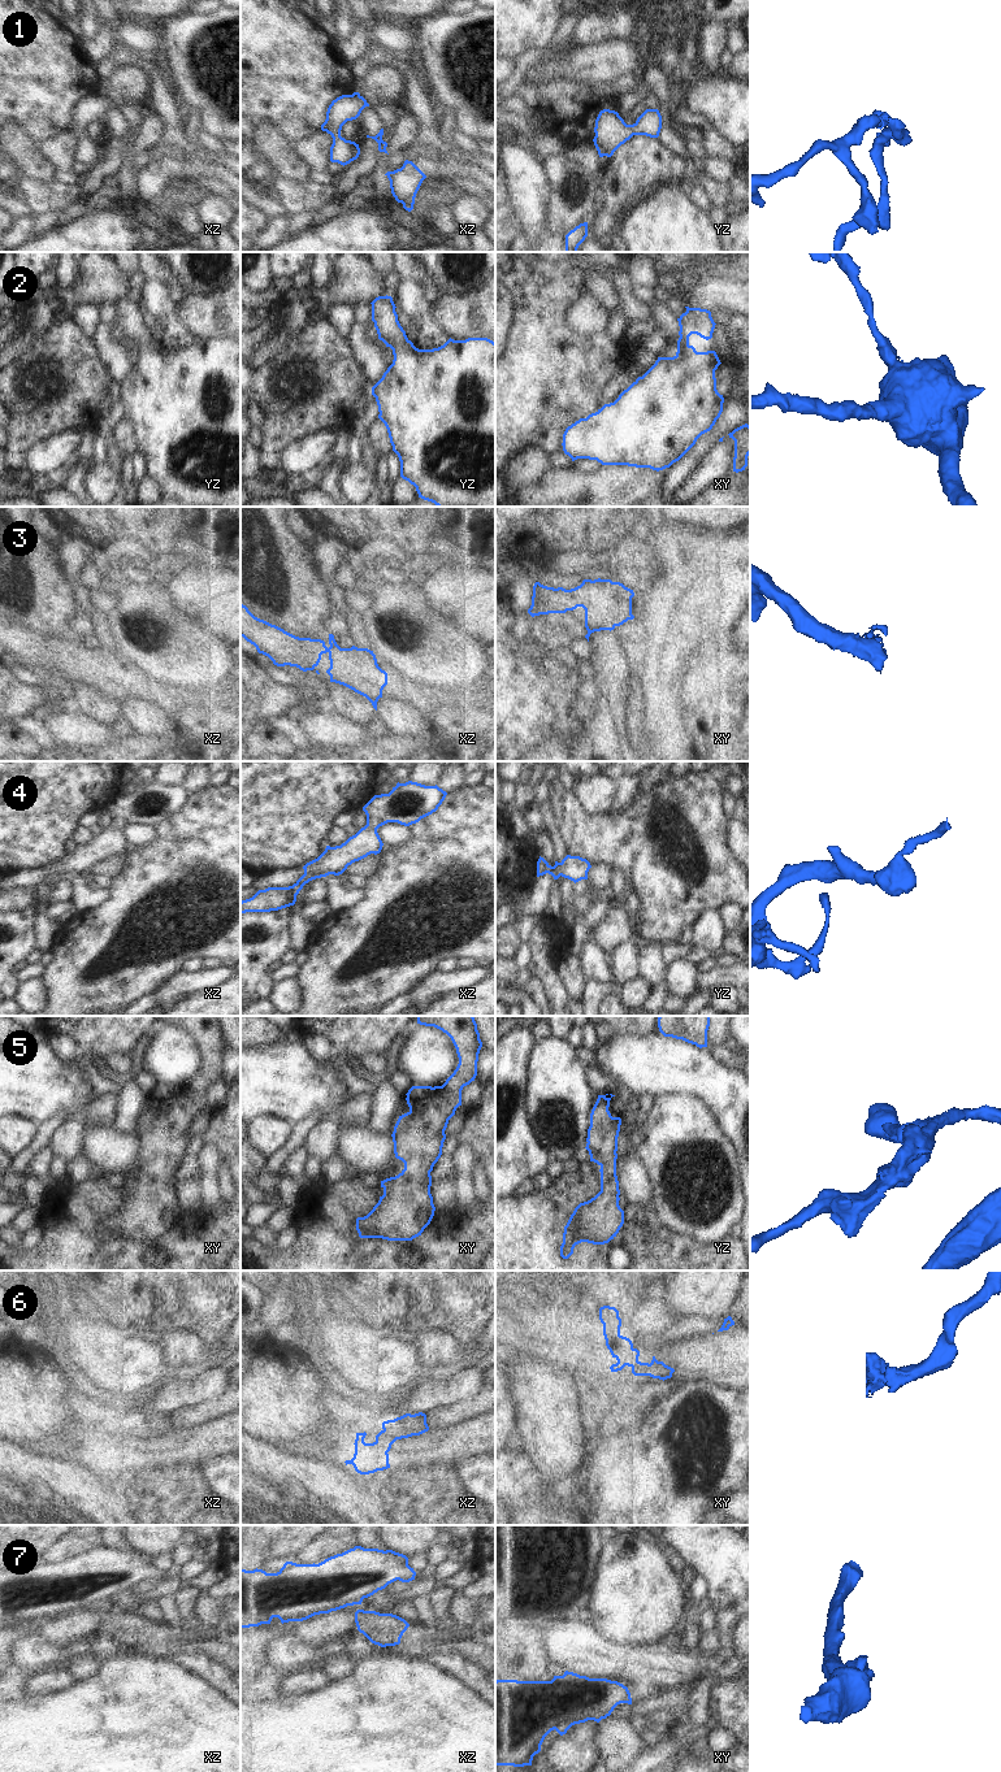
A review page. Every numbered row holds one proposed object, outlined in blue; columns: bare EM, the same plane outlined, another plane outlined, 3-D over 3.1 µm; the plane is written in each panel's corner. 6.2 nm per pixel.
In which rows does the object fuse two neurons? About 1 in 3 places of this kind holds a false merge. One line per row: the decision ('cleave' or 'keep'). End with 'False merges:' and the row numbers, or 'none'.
1: keep
2: keep
3: keep
4: keep
5: keep
6: keep
7: cleave
False merges: 7

